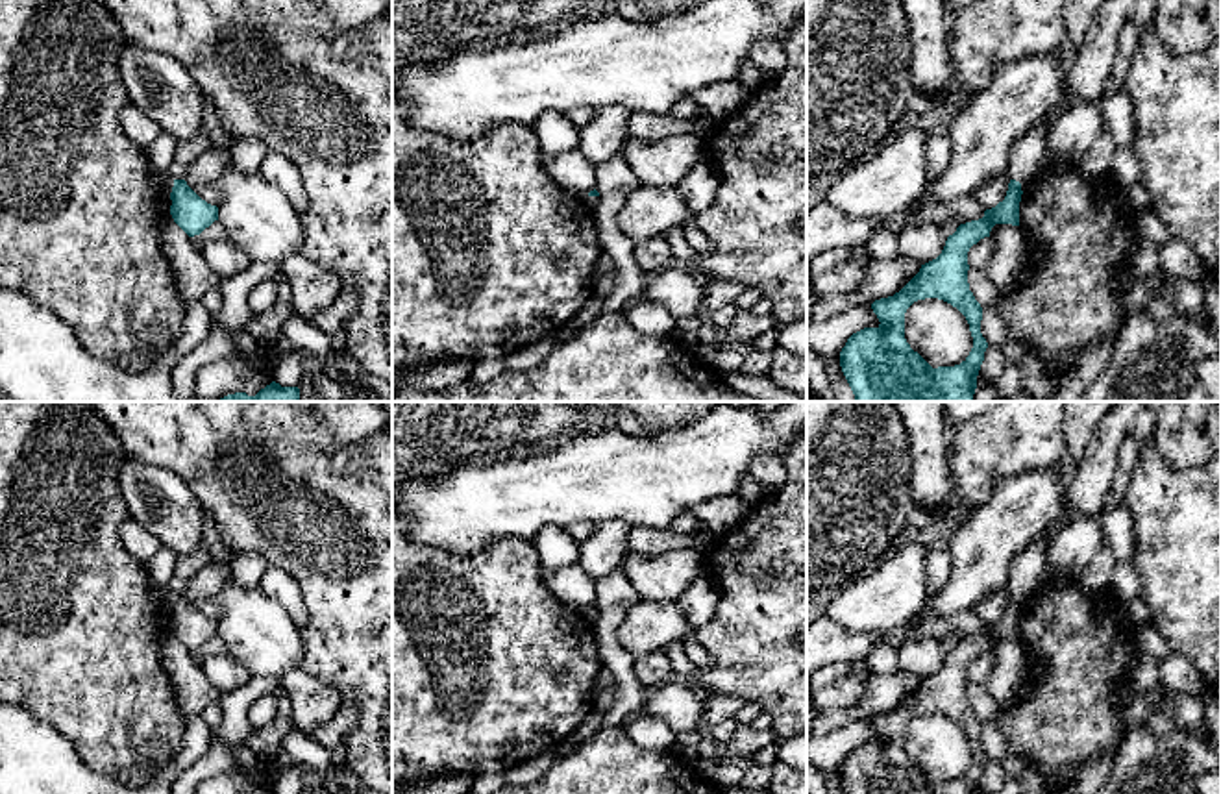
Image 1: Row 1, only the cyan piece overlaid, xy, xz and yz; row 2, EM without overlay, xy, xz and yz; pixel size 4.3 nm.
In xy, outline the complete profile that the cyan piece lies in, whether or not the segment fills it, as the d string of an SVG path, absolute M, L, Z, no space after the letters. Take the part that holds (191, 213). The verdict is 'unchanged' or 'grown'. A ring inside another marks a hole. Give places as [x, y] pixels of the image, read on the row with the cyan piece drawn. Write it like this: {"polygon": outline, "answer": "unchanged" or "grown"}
{"polygon": "M204 126L192 141L178 144L174 154L170 215L189 237L200 235L205 228L218 220L218 207L202 200L179 174L181 168L189 167L207 148L211 148L211 139Z", "answer": "grown"}

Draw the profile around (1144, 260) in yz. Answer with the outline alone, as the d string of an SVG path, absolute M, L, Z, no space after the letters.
M1141 239L1121 265L1121 287L1130 291L1138 279L1153 276L1160 268L1160 246Z

